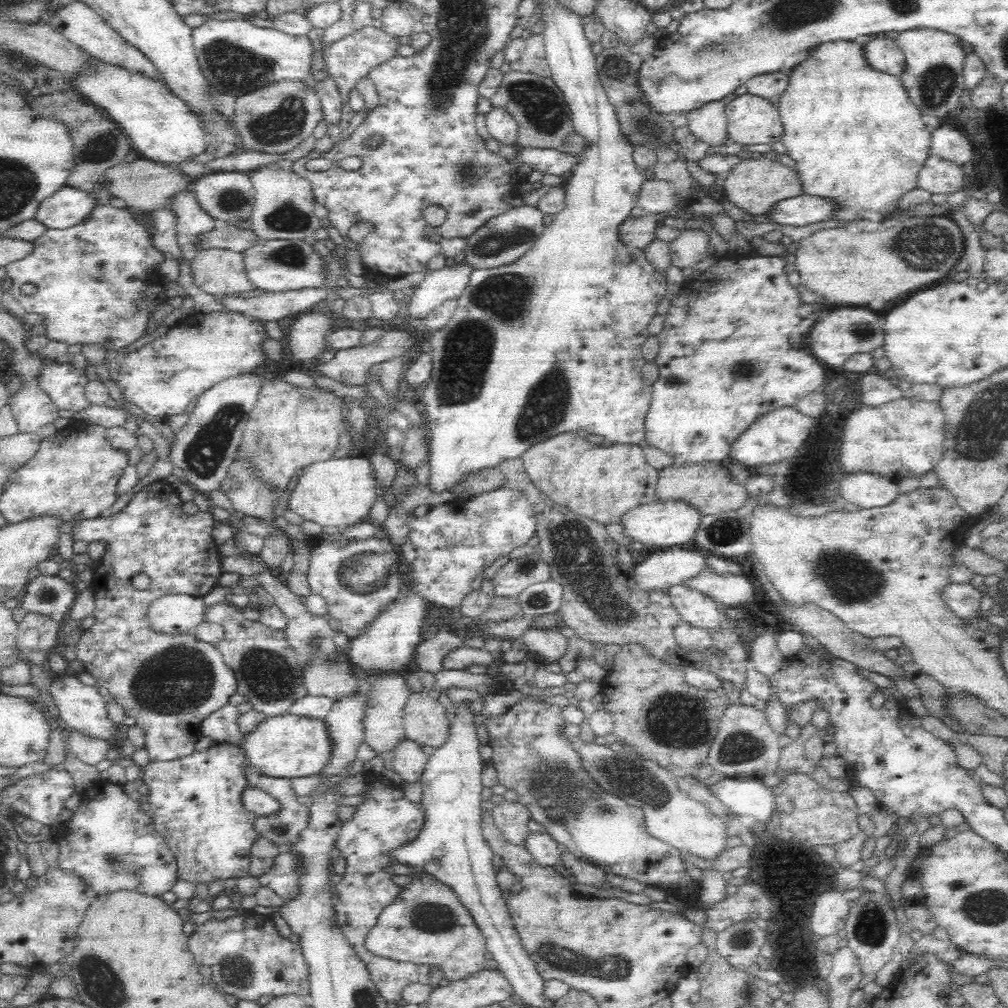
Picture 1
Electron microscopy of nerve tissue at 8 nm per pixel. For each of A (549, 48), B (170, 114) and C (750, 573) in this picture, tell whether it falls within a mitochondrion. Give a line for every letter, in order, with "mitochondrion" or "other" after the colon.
A: other
B: other
C: other

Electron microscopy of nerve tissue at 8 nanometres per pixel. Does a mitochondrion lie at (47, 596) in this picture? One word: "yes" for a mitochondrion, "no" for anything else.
yes

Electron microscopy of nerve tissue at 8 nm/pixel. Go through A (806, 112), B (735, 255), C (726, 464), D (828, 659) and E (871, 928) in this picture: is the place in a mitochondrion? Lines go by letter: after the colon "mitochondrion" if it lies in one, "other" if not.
A: other
B: other
C: other
D: other
E: mitochondrion

